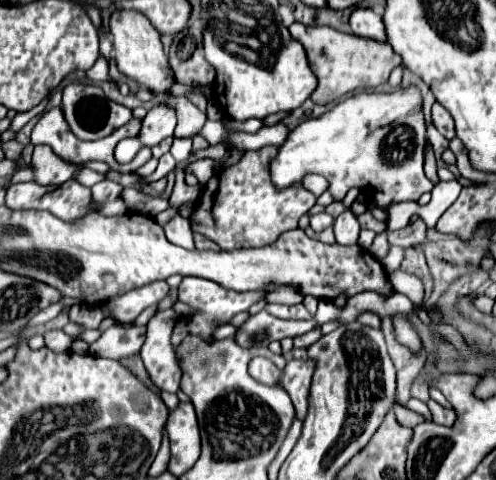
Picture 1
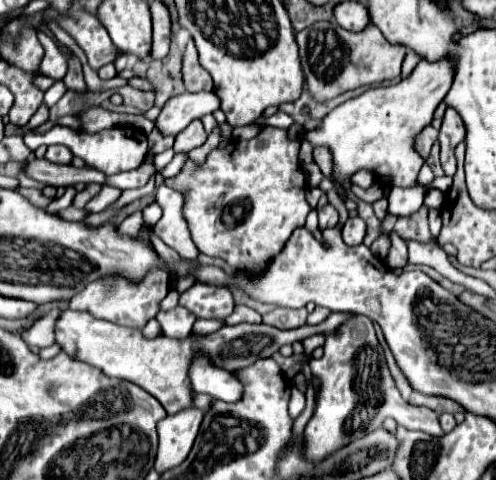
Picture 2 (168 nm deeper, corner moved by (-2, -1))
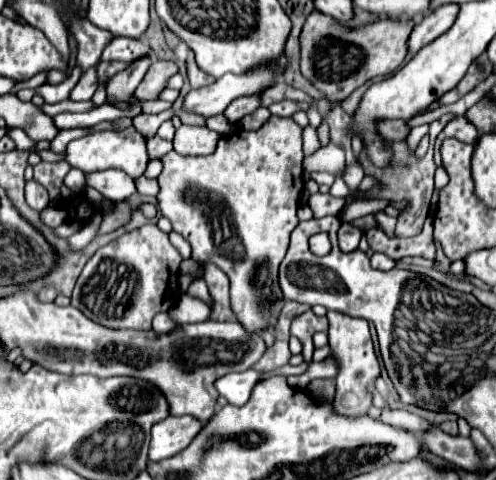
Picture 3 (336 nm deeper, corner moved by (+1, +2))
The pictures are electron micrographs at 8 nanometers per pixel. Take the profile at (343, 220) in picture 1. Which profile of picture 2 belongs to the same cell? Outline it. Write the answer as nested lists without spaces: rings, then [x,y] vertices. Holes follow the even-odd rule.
[[[351,216],[343,226],[343,240],[349,246],[357,246],[363,242],[366,234],[366,224],[359,216]]]

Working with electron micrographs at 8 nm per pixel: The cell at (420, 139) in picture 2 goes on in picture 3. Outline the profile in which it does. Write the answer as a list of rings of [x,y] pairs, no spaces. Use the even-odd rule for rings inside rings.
[[[384,121],[380,125],[380,131],[382,131],[386,141],[396,141],[398,143],[398,141],[406,141],[406,137],[412,131],[412,127],[408,127],[406,121],[388,121],[388,123]]]

